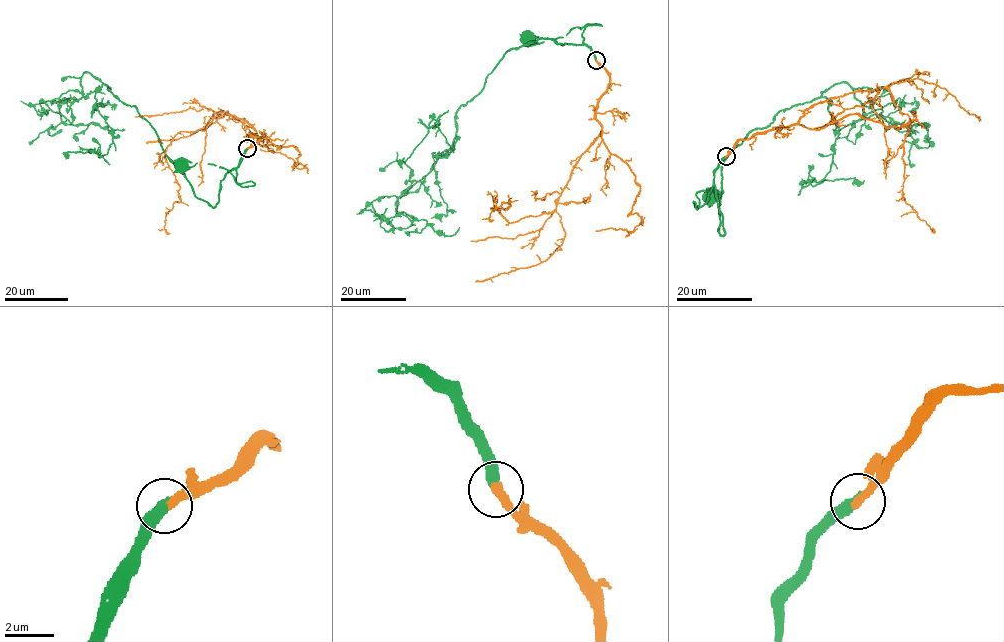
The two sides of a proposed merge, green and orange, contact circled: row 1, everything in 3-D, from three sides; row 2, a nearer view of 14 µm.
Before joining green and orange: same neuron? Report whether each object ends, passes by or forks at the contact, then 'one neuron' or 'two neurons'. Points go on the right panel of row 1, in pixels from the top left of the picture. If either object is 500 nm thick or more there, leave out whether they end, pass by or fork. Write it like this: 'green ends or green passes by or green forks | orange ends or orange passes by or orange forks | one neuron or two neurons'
green ends | orange ends | one neuron

